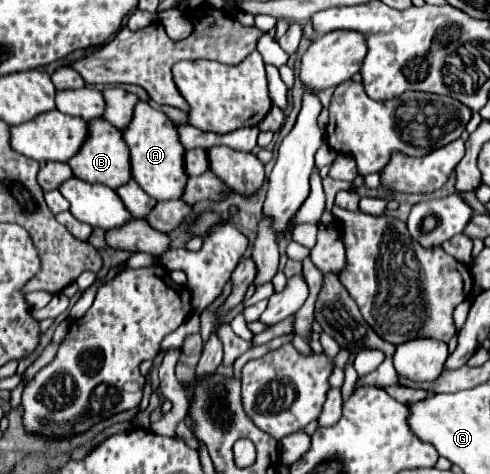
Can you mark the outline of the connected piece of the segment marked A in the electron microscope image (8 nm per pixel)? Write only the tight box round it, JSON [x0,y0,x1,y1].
[121,101,187,201]

